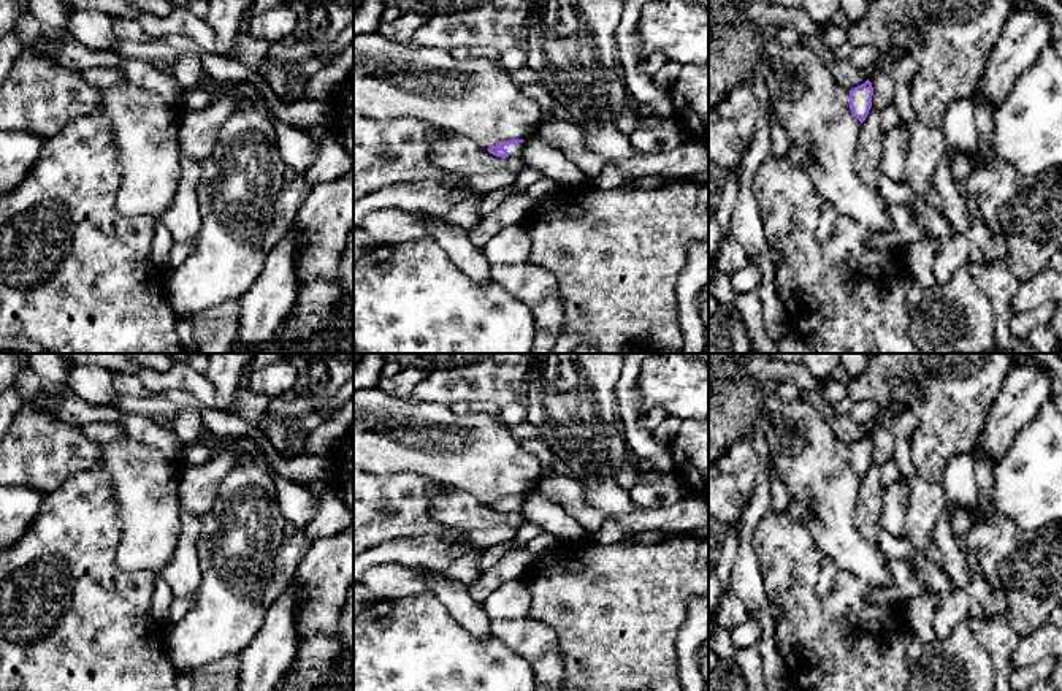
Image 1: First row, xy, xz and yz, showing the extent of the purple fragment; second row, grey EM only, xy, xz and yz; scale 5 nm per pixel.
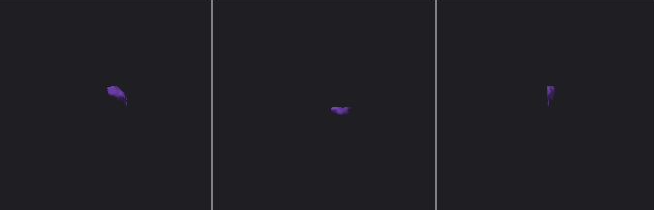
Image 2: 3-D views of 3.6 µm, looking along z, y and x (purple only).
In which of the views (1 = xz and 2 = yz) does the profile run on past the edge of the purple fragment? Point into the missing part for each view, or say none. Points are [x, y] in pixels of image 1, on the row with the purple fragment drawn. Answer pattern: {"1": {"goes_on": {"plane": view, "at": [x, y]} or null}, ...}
{"1": {"goes_on": {"plane": "xz", "at": [515, 151]}}, "2": {"goes_on": null}}

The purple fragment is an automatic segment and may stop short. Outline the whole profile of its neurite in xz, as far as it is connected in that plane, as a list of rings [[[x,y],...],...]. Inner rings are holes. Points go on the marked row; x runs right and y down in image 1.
[[[512,139],[512,141],[506,141],[496,146],[488,147],[487,151],[496,157],[514,157],[514,158],[520,158],[525,149],[525,143],[523,139]]]

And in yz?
[[[867,79],[864,84],[850,90],[850,109],[853,116],[862,124],[872,108],[873,87]]]

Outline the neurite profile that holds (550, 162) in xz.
[[[539,135],[523,139],[523,143],[525,149],[520,160],[534,166],[542,178],[555,181],[560,187],[569,189],[577,189],[585,184],[585,176],[580,168]]]

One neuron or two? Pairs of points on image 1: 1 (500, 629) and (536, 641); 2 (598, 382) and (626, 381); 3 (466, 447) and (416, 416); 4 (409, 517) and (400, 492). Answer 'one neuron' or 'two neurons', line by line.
1: one neuron
2: two neurons
3: one neuron
4: one neuron

